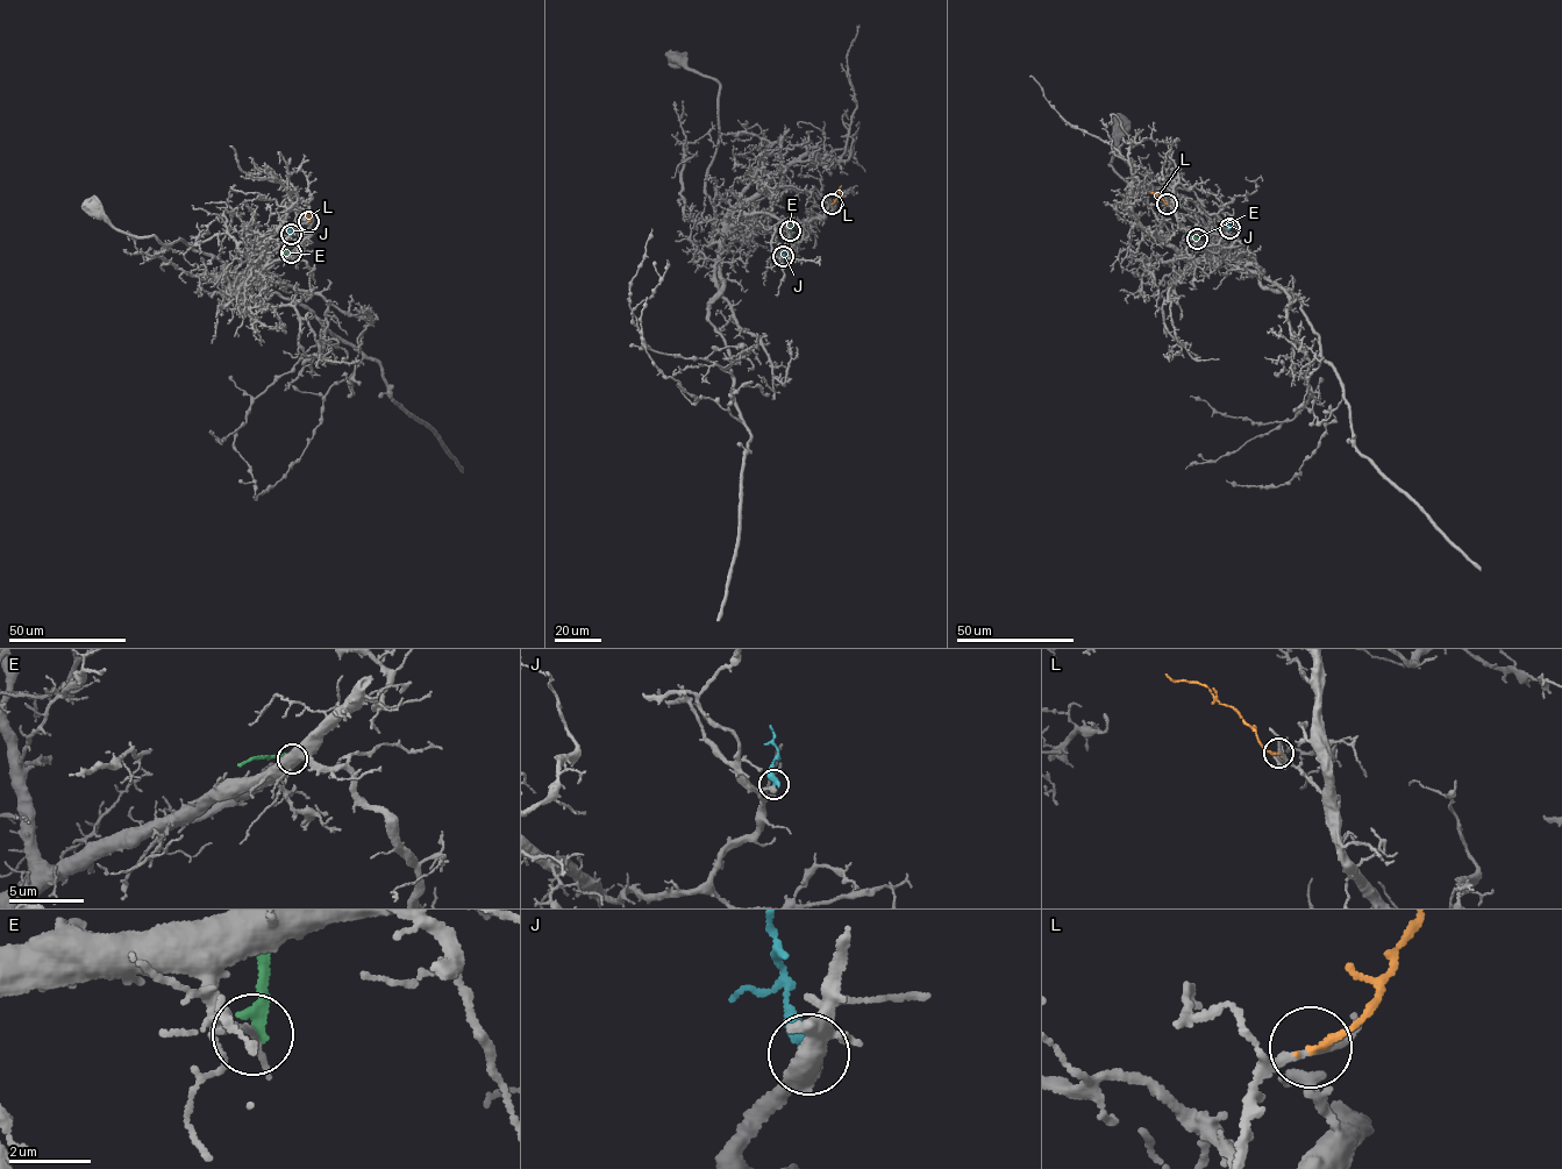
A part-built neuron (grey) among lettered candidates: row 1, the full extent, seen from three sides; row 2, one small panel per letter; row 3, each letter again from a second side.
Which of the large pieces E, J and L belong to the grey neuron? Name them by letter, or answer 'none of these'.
J

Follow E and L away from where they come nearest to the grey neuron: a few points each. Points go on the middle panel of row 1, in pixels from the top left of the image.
E: (790, 230), (787, 216)
L: (832, 204), (841, 185)

